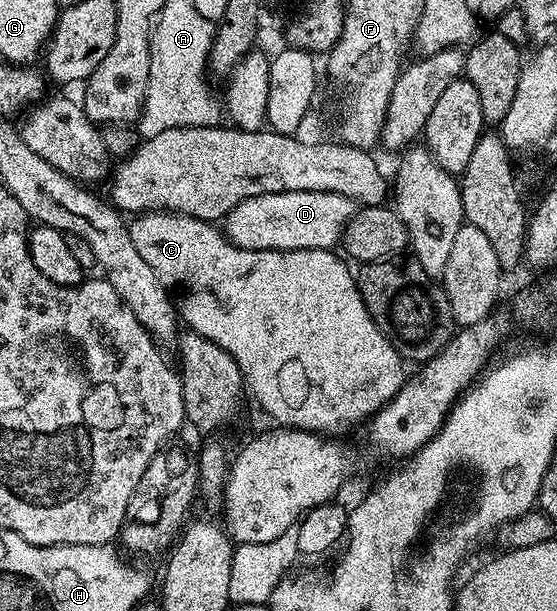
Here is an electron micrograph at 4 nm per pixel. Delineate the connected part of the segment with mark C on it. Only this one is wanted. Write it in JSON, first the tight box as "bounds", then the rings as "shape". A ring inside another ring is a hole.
{"bounds":[129,211,405,435],"shape":[[[148,211],[136,216],[130,222],[129,228],[131,238],[141,259],[145,259],[145,263],[149,263],[149,267],[153,267],[153,271],[161,279],[163,286],[172,294],[177,295],[177,312],[185,322],[186,328],[197,335],[205,335],[205,339],[217,343],[217,347],[221,347],[225,351],[229,351],[229,355],[233,355],[237,367],[243,373],[246,392],[250,396],[251,393],[255,396],[256,403],[275,420],[272,422],[288,429],[304,429],[320,435],[343,435],[339,433],[353,428],[358,421],[364,420],[363,422],[366,422],[374,417],[382,405],[388,405],[391,402],[393,395],[397,395],[397,391],[403,385],[405,380],[404,358],[369,315],[359,294],[356,274],[353,269],[351,273],[350,267],[352,268],[352,266],[342,256],[339,258],[338,252],[329,249],[298,249],[281,253],[278,249],[242,249],[227,240],[220,230],[218,233],[215,230],[218,228],[212,222],[170,211]]]}

